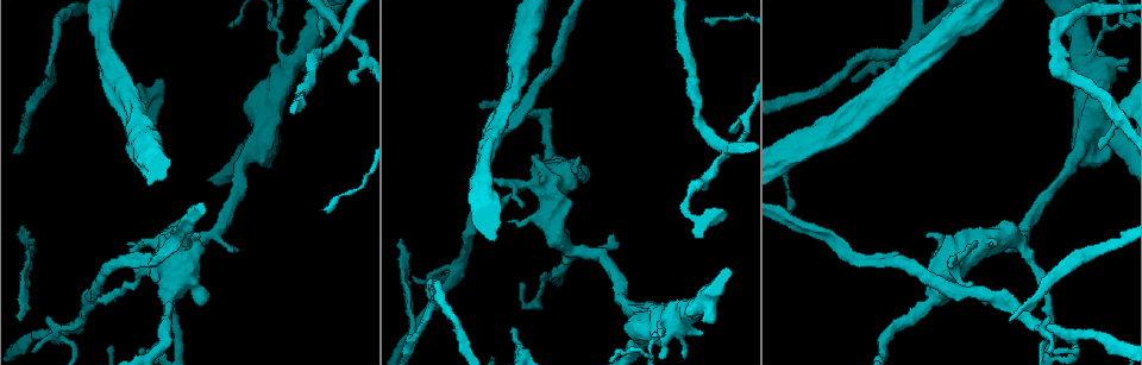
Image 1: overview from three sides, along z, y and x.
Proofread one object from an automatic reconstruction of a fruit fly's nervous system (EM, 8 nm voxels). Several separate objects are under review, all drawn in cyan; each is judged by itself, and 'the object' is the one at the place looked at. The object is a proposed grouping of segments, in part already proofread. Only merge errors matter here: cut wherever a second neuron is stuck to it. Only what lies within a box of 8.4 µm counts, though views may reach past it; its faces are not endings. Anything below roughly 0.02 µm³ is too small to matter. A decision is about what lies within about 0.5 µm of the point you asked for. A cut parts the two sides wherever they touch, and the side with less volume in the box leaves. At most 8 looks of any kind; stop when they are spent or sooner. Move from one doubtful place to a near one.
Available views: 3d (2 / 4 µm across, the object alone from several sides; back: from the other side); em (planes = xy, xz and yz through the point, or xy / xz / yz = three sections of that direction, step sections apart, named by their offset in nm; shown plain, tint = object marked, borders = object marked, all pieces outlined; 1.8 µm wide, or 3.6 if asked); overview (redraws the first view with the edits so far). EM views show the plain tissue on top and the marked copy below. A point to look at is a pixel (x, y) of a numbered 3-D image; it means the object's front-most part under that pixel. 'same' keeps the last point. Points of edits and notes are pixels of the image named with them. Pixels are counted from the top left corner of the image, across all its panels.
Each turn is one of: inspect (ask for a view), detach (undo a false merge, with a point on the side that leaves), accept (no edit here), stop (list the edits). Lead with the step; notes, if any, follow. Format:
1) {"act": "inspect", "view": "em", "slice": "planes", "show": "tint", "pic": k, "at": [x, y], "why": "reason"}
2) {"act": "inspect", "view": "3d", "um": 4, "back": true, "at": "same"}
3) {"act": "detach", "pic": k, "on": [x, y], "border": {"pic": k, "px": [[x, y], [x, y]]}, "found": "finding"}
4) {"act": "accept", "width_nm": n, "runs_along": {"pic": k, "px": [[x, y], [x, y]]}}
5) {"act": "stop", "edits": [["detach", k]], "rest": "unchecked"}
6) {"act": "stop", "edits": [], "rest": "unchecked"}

{"act": "inspect", "view": "3d", "um": 4, "pic": 1, "at": [723, 148], "why": "four-way junction"}

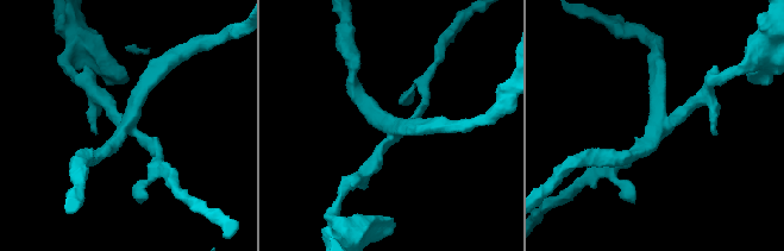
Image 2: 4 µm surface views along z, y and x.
{"act": "inspect", "view": "em", "slice": "xz", "step": 4, "show": "borders", "pic": 2, "at": [393, 131], "why": "shape alone is not enough"}

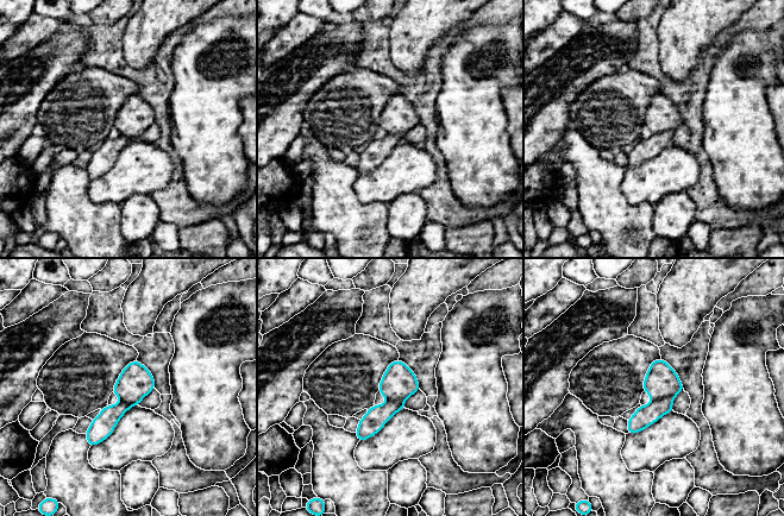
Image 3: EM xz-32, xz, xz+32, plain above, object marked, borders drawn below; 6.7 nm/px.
{"act": "inspect", "view": "em", "slice": "planes", "show": "borders", "at": "same"}

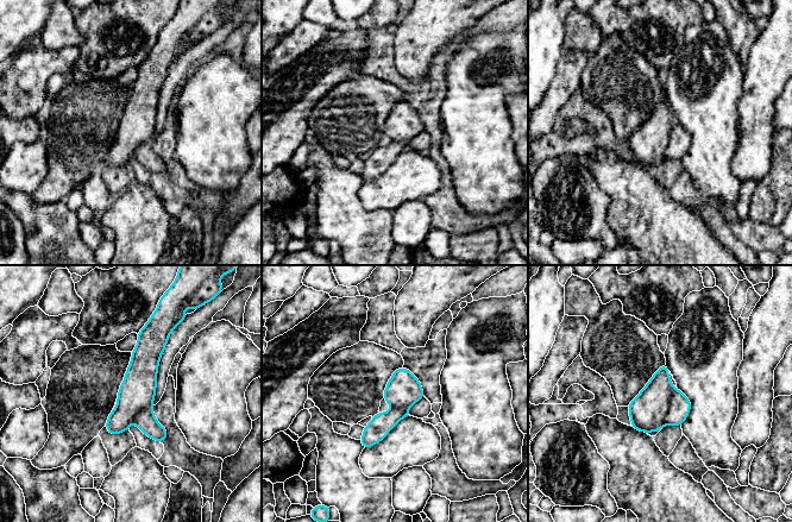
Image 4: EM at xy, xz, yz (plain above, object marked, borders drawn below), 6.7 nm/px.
{"act": "detach", "pic": 4, "on": [647, 410], "border": {"pic": 4, "px": [[674, 389], [664, 423]]}, "found": "a second neuron is stuck on"}

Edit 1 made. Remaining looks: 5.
{"act": "inspect", "view": "3d", "um": 4, "pic": 1, "at": [1087, 131], "why": "thick turns thin"}

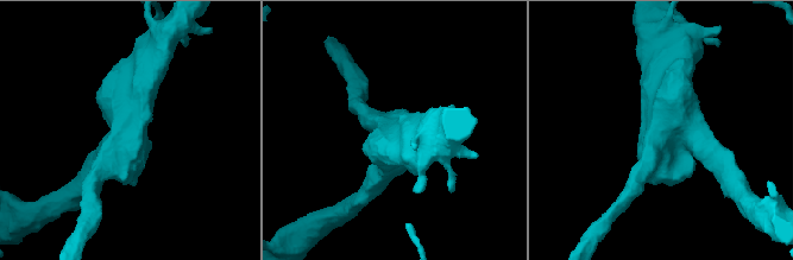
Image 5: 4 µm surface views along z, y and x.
{"act": "inspect", "view": "em", "um": 3.6, "slice": "yz", "step": 4, "show": "tint", "pic": 5, "at": [128, 135]}

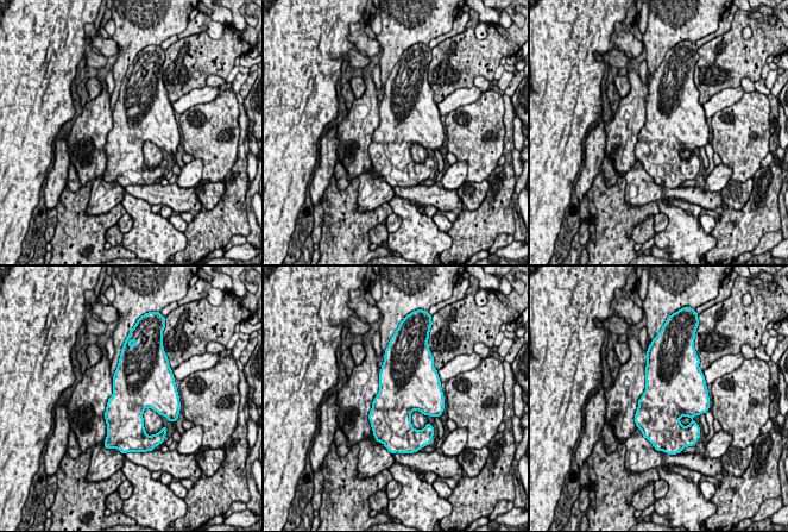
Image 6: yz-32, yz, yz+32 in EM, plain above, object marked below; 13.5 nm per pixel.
{"act": "inspect", "view": "em", "um": 3.6, "slice": "planes", "show": "tint", "at": "same", "why": "cut it another way"}

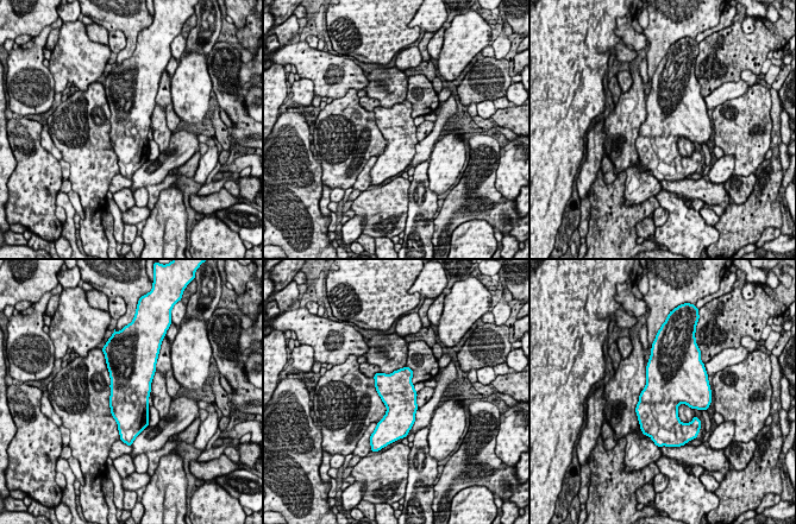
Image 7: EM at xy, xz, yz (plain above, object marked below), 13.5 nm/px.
{"act": "accept", "arms": 4, "found": "all the same neuron"}

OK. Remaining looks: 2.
{"act": "stop", "edits": [["detach", 4]], "rest": "unchecked"}

